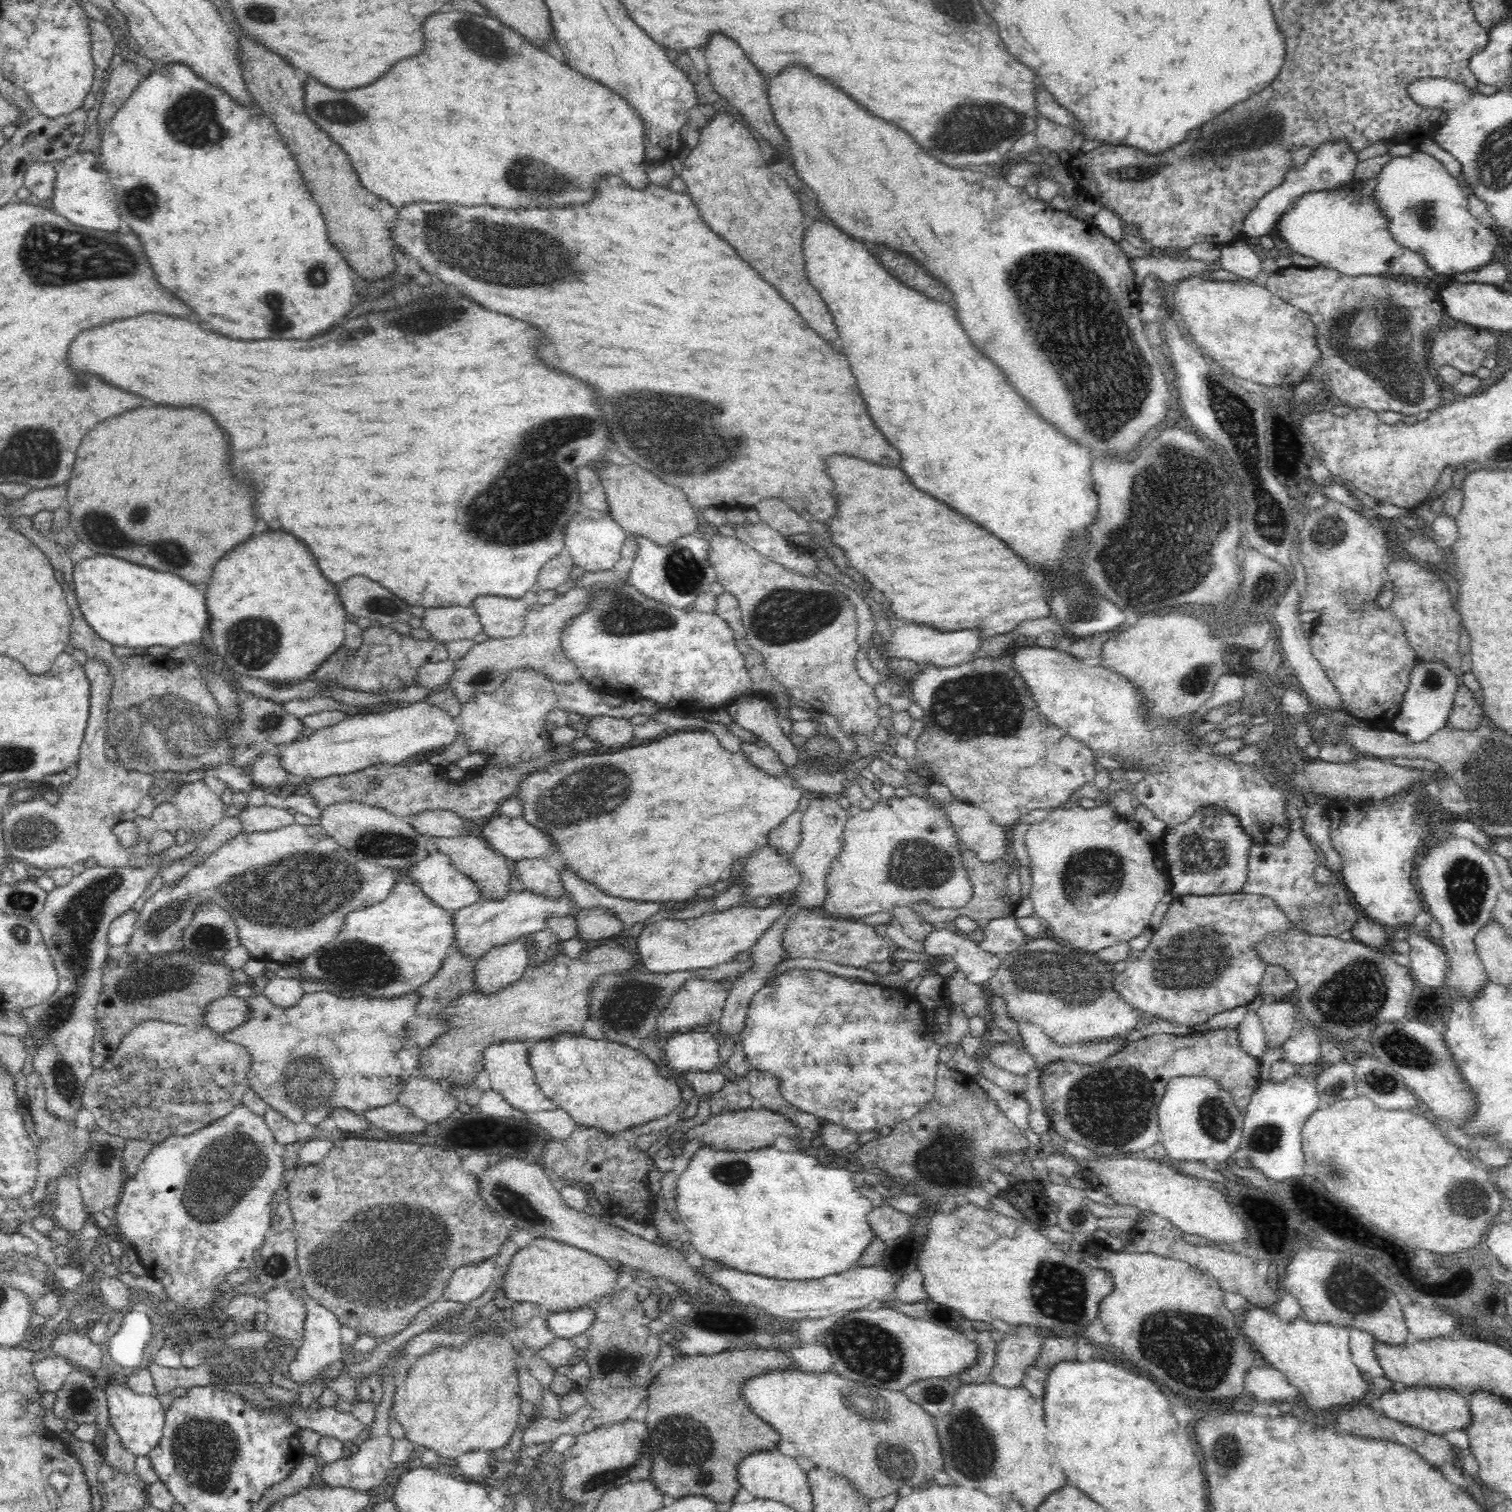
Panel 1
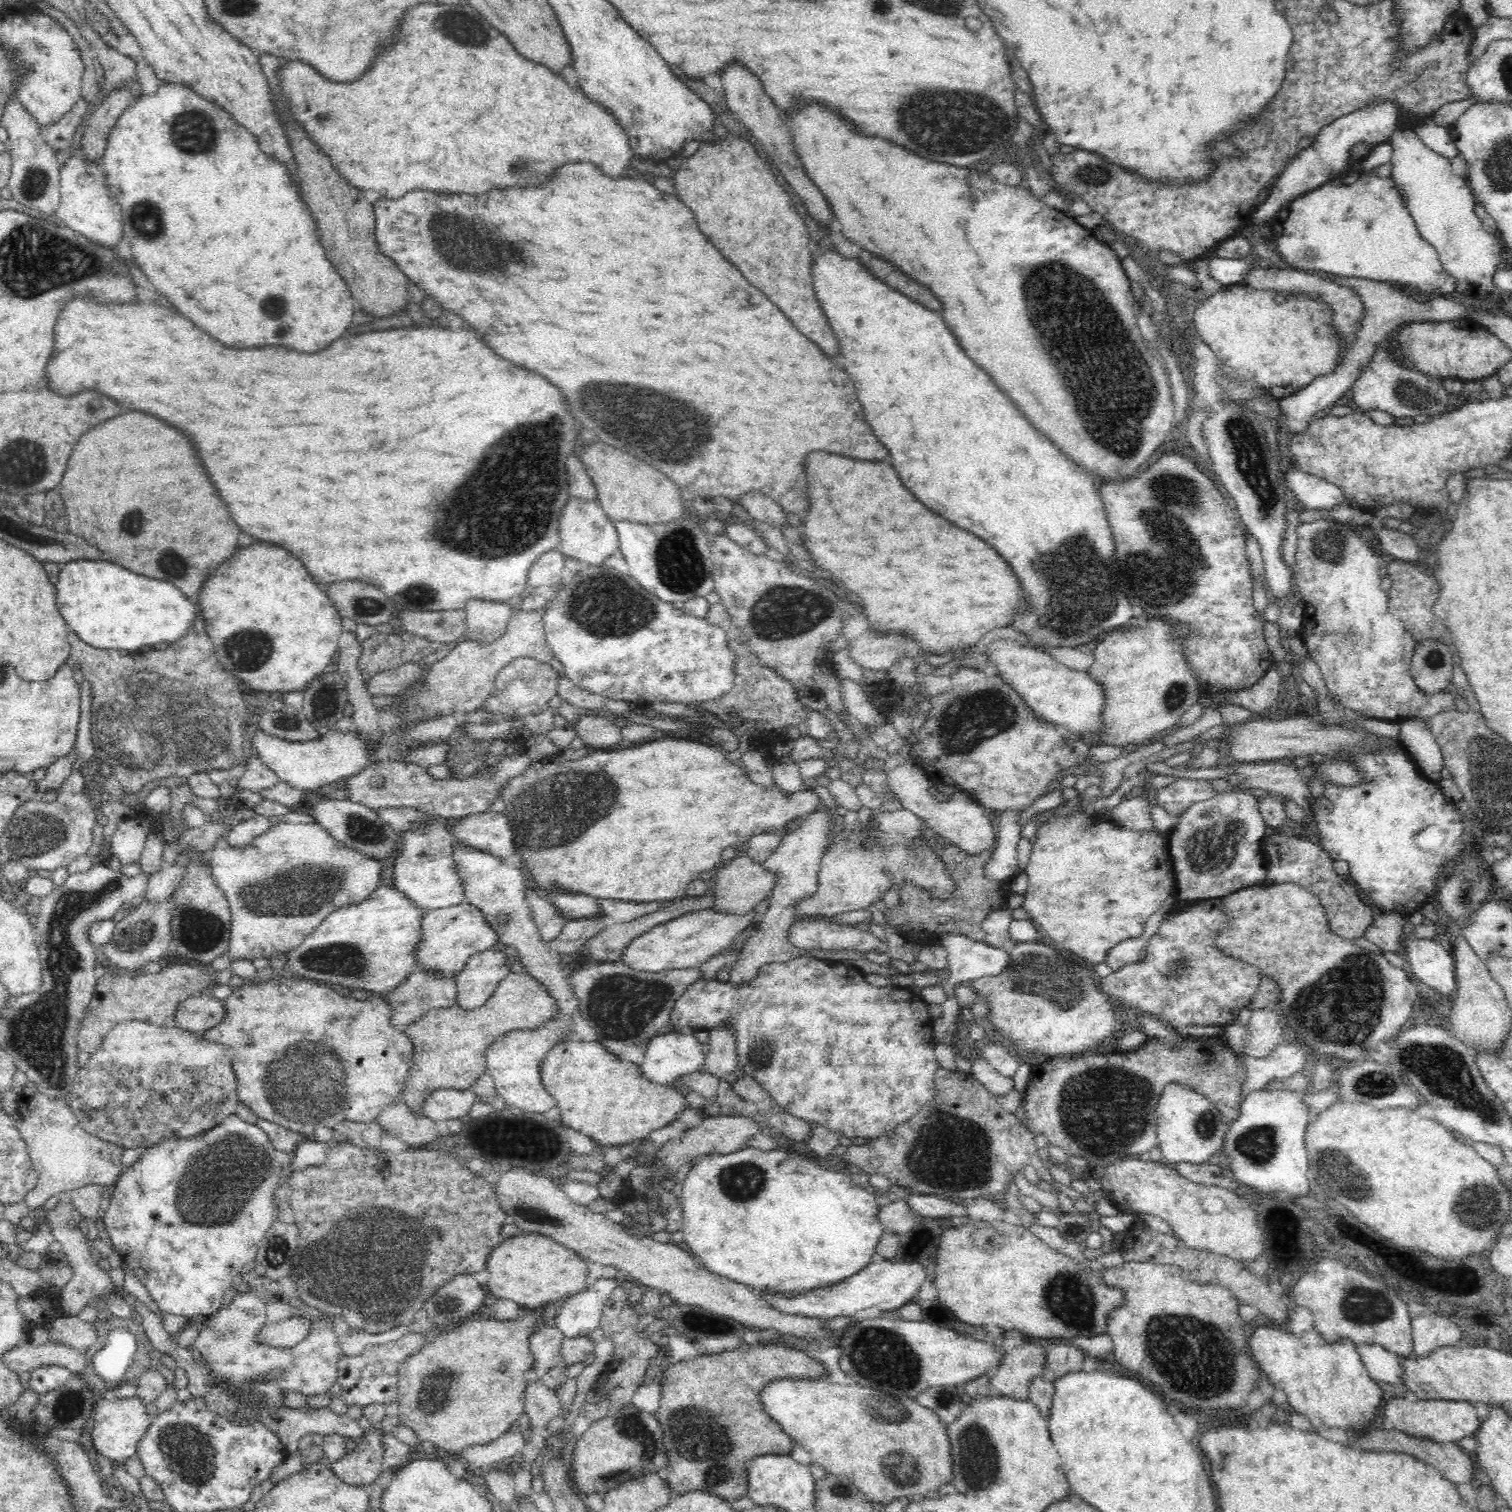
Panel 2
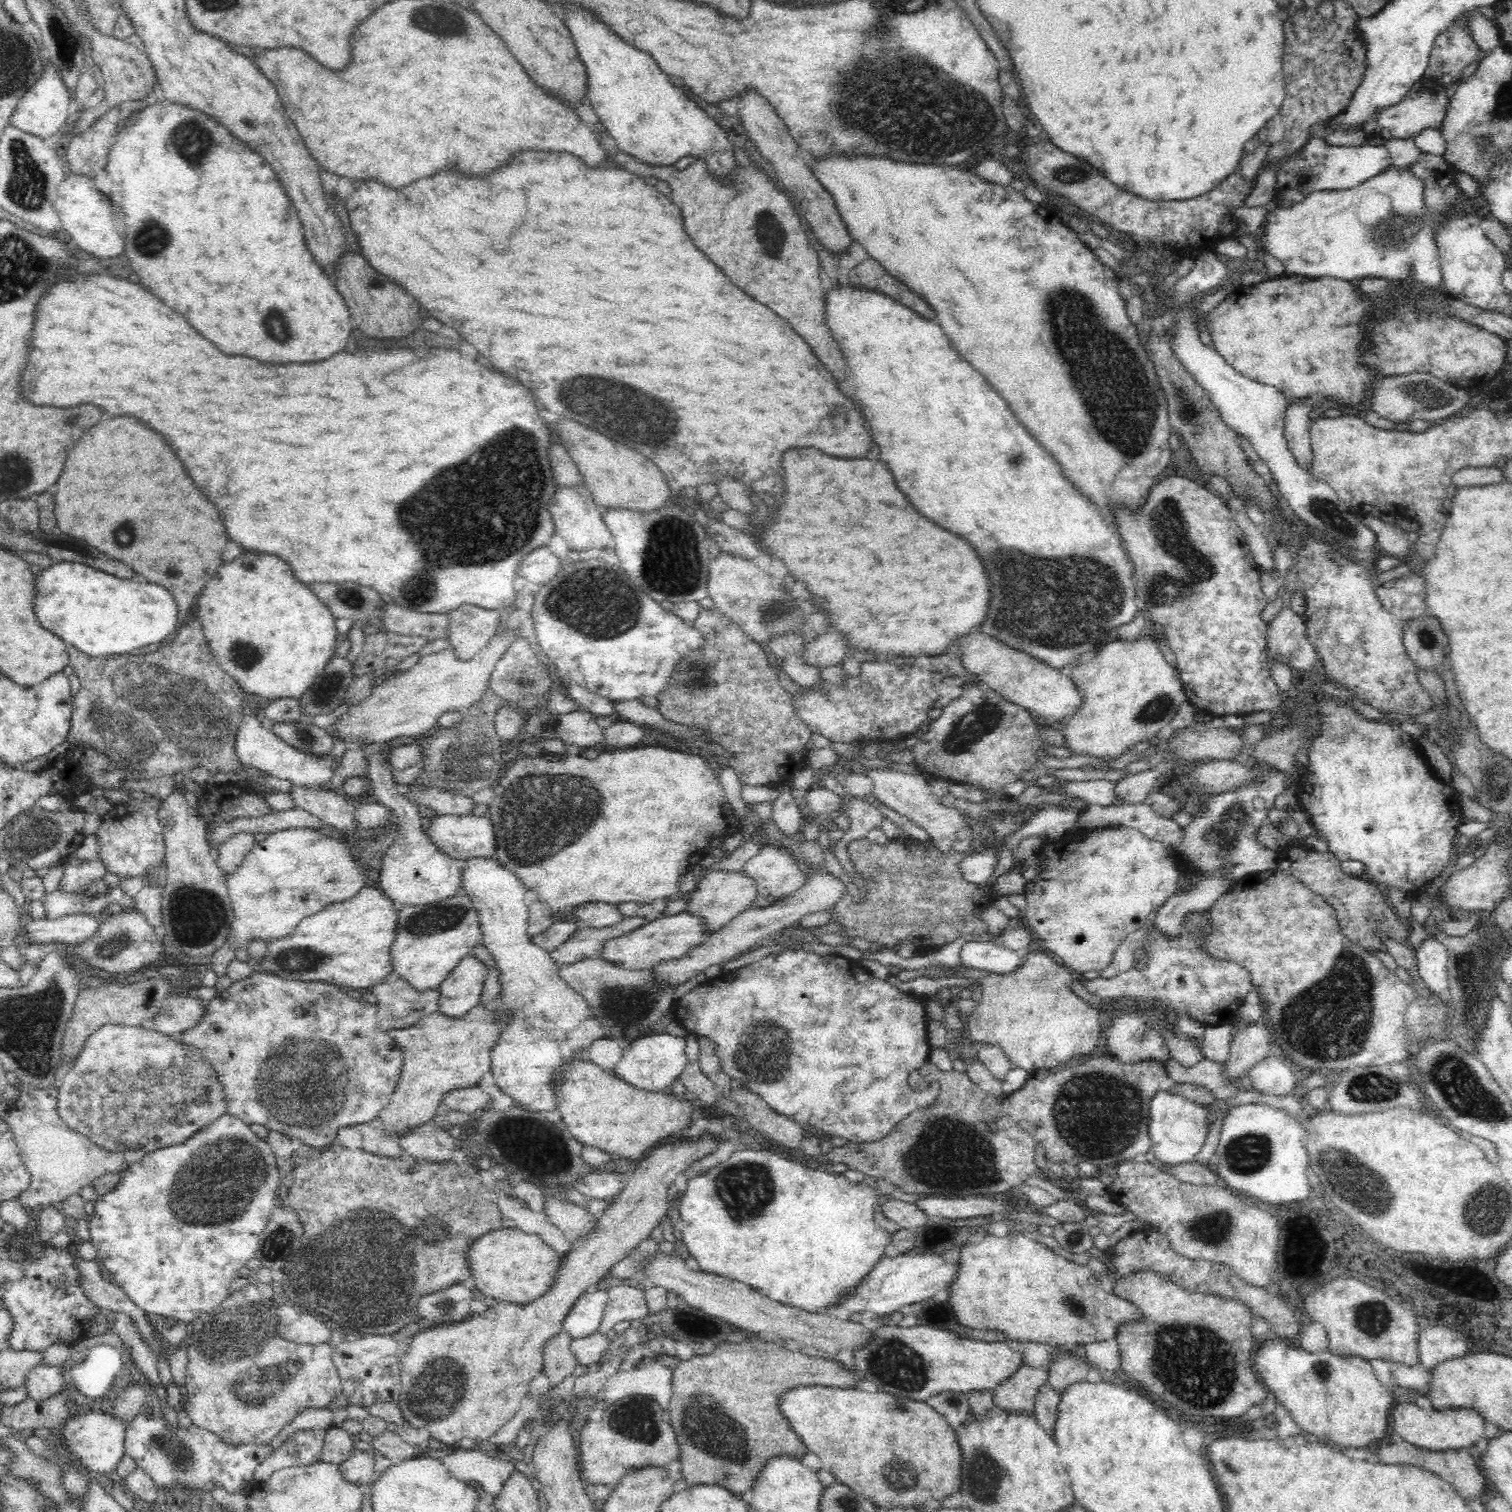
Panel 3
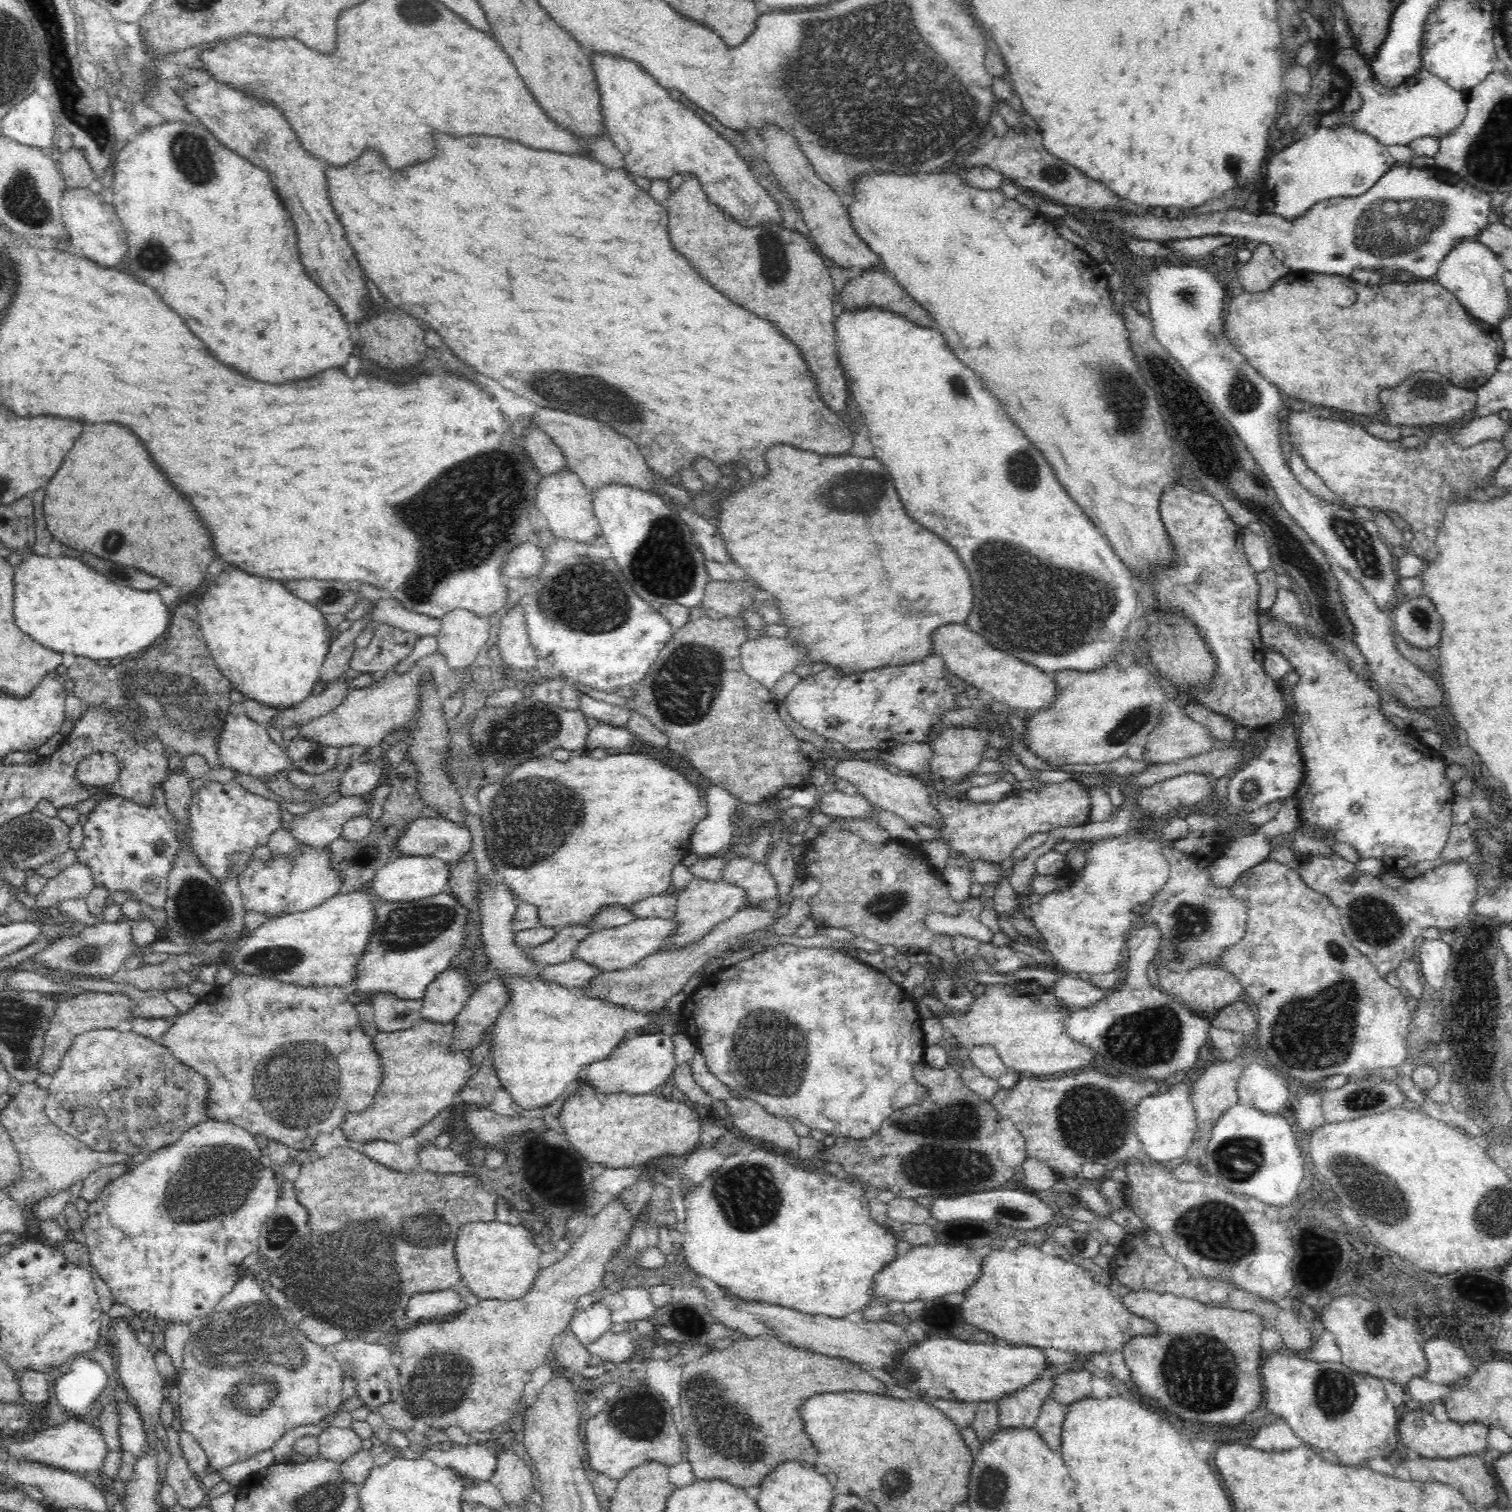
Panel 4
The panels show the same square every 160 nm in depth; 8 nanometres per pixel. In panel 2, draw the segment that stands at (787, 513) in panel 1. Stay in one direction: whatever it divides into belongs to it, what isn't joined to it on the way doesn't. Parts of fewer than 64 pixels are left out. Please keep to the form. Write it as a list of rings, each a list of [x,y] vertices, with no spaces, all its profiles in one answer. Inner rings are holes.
[[[760,492],[742,496],[740,505],[744,507],[752,518],[759,520],[759,522],[767,522],[770,526],[776,528],[780,528],[782,524],[788,524],[788,518],[786,518],[782,506],[776,504],[774,500],[766,498],[766,496],[762,496]]]

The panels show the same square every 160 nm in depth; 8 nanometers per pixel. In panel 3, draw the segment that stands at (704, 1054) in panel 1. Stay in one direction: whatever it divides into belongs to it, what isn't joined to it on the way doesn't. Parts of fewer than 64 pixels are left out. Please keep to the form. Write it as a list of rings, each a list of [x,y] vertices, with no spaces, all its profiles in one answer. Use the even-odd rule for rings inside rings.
[[[669,1033],[644,1036],[629,1044],[622,1060],[612,1068],[612,1071],[638,1090],[668,1091],[687,1066],[689,1058],[686,1056],[685,1048],[684,1037]]]

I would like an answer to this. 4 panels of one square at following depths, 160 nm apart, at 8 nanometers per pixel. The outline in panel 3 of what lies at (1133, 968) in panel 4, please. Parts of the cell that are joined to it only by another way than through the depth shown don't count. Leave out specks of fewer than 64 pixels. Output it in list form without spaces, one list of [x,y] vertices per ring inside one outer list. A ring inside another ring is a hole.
[[[1224,874],[1200,878],[1189,891],[1178,892],[1168,898],[1152,916],[1150,927],[1160,930],[1168,937],[1178,936],[1184,930],[1183,920],[1189,913],[1207,910],[1236,883],[1234,879],[1224,877]],[[1146,1009],[1141,1011],[1125,1011],[1106,1029],[1100,1028],[1100,1033],[1106,1035],[1106,1044],[1109,1048],[1109,1056],[1112,1056],[1126,1064],[1138,1061],[1160,1061],[1164,1064],[1170,1060],[1169,1052],[1163,1039],[1164,1031],[1172,1031],[1181,1037],[1188,1037],[1199,1041],[1203,1038],[1205,1027],[1202,1022],[1188,1018],[1187,1016],[1177,1016],[1174,1012],[1167,1012],[1160,1009]]]

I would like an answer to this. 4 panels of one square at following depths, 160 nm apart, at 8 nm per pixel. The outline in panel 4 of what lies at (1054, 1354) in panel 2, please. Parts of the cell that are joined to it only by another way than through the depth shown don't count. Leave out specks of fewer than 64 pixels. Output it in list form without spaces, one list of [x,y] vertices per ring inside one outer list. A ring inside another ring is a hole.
[[[1088,1370],[1056,1374],[1054,1377],[1055,1385],[1051,1390],[1051,1398],[1062,1405],[1065,1410],[1072,1402],[1090,1398],[1093,1391],[1091,1385],[1092,1377]]]

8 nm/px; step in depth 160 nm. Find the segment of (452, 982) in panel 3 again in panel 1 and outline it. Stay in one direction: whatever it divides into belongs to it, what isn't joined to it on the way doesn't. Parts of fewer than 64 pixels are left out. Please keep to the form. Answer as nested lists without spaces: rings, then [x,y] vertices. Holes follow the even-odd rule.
[[[525,935],[493,947],[477,959],[474,990],[480,990],[483,994],[494,994],[522,978],[530,964],[526,944],[534,944],[533,936]]]

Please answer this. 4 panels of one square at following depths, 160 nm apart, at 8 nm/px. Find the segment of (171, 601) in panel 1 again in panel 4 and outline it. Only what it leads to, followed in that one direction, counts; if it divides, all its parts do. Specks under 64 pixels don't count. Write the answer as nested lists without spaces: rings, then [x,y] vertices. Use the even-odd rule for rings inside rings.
[[[29,553],[22,564],[14,567],[14,614],[20,630],[42,646],[105,663],[148,648],[170,635],[170,610],[158,590],[134,590],[120,586],[88,568],[78,558],[64,556],[51,558],[49,555]]]

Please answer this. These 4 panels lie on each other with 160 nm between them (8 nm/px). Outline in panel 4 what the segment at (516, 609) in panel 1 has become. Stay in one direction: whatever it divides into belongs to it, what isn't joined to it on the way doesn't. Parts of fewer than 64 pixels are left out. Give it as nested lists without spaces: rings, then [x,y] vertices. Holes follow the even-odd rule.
[[[464,608],[451,610],[442,618],[438,653],[446,655],[452,669],[470,667],[490,636],[488,618]]]

